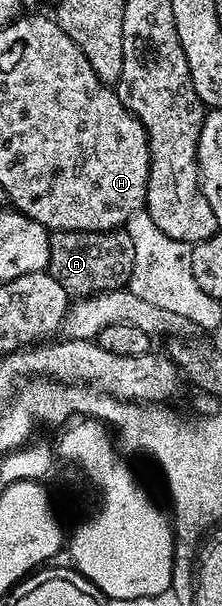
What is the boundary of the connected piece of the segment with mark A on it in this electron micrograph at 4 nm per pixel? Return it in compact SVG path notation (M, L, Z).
M123 227L109 231L52 232L47 269L75 299L122 289L133 275L133 239L129 239Z

